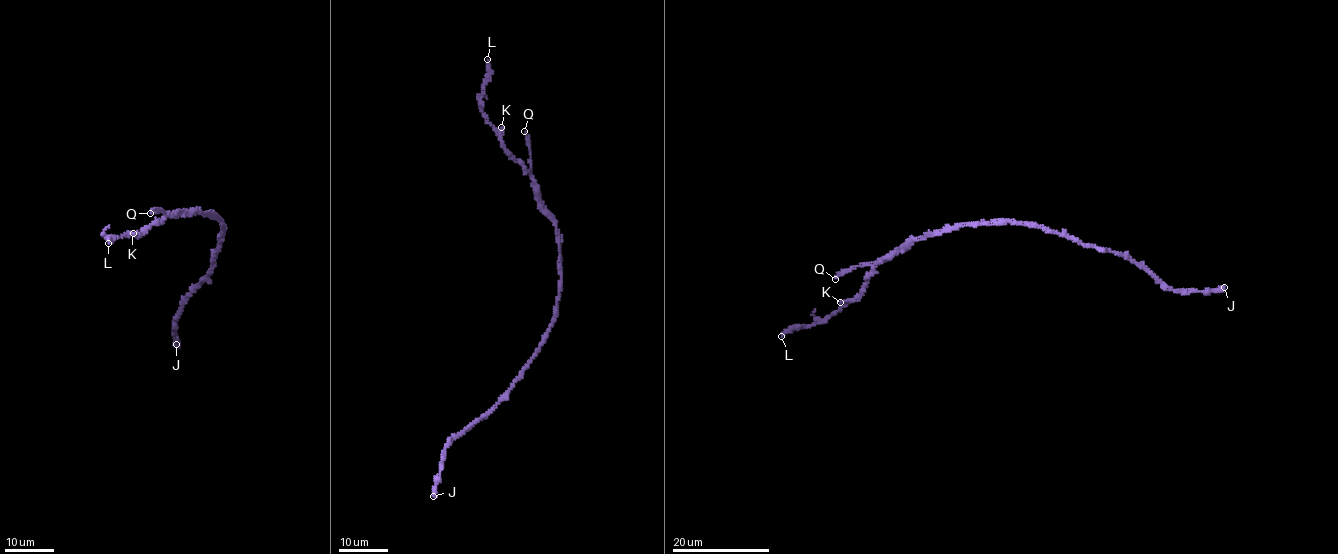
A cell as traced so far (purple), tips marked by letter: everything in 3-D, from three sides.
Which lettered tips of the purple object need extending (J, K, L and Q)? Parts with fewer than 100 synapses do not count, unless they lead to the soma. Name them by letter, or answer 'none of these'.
Q

